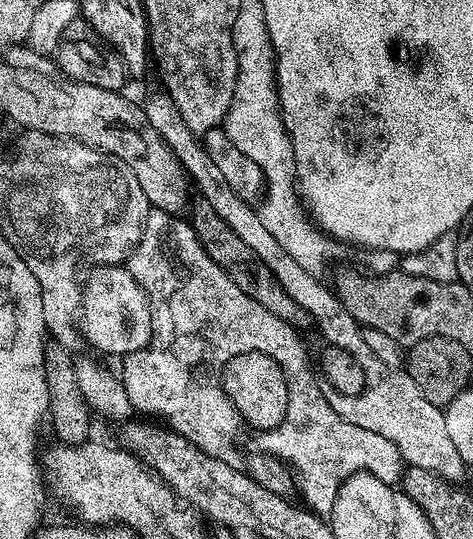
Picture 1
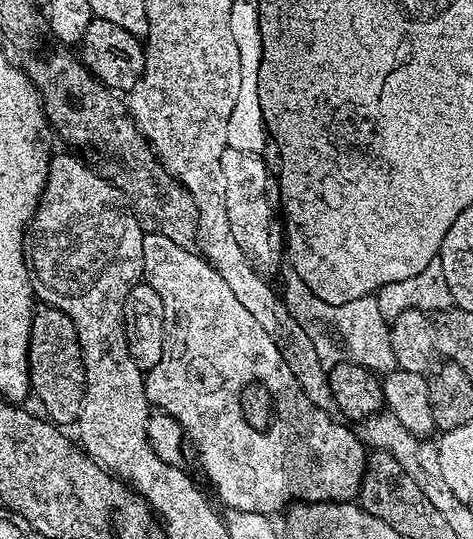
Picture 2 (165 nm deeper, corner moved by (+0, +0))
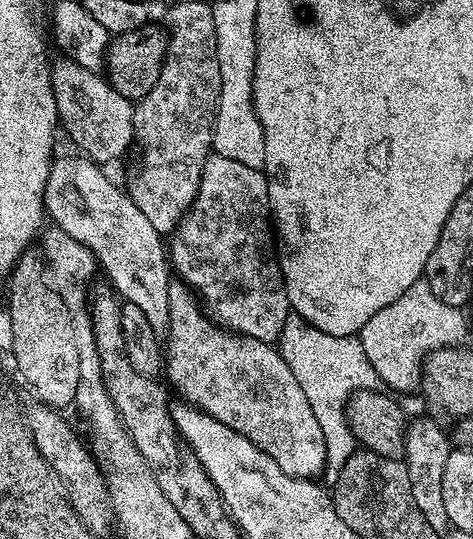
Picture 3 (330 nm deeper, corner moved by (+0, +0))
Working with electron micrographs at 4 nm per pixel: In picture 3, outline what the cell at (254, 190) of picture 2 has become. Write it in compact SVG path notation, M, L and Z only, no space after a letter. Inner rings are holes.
M215 154L208 157L204 167L202 167L201 185L198 186L196 200L185 215L181 217L176 228L170 233L170 239L167 241L166 247L175 275L183 283L187 284L189 288L194 290L195 295L202 301L207 315L219 327L238 336L252 336L255 340L276 342L279 339L290 309L288 307L286 286L284 285L284 275L280 269L280 261L278 259L278 244L274 239L274 221L272 219L272 213L268 210L268 180L264 177L264 173L259 167L236 162L234 158L222 158Z

